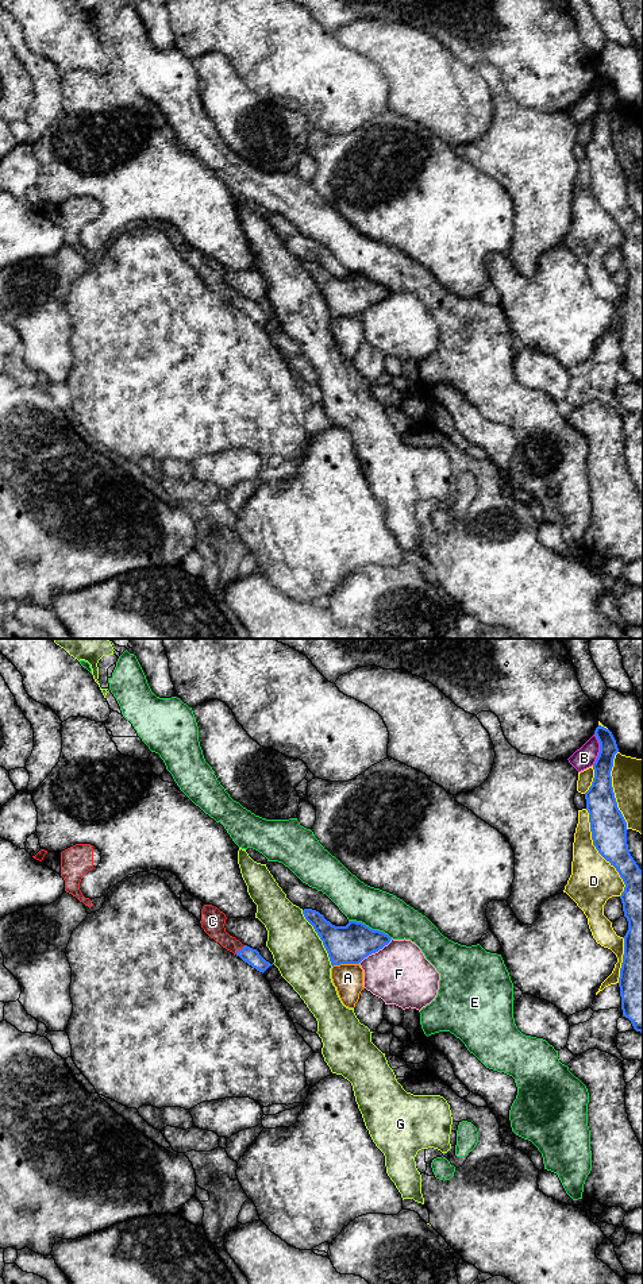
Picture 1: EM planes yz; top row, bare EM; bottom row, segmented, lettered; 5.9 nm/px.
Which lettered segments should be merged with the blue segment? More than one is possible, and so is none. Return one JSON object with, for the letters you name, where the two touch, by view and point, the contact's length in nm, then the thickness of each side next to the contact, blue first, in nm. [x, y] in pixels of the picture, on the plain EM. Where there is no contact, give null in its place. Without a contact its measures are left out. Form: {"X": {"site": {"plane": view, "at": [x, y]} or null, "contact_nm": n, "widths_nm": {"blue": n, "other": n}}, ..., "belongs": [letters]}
{"C": {"site": {"plane": "yz", "at": [241, 301]}, "contact_nm": 80, "widths_nm": {"blue": 100, "other": 140}}, "belongs": ["C"]}

